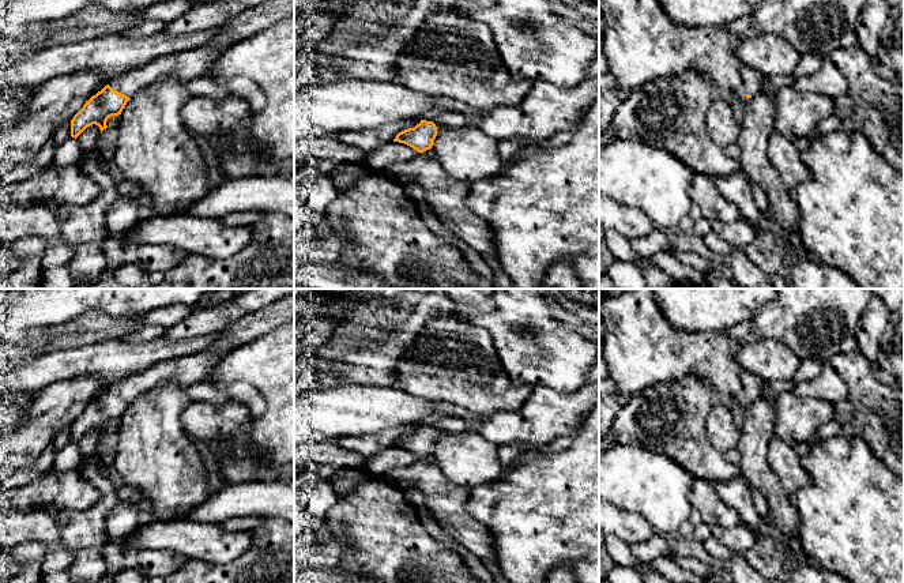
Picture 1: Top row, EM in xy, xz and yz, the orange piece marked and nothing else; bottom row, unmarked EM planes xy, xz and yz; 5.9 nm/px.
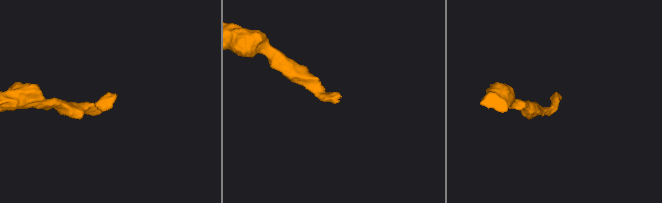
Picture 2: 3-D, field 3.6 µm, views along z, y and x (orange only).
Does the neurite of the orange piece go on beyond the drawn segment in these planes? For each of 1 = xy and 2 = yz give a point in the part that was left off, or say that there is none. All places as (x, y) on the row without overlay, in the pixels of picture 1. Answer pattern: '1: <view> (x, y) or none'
1: xy (185, 371)
2: yz (752, 384)

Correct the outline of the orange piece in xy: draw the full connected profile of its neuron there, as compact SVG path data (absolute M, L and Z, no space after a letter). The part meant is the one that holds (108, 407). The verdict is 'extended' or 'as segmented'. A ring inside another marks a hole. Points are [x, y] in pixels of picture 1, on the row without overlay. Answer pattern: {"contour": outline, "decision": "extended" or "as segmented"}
{"contour": "M294 294L230 323L201 351L162 361L150 369L120 379L86 406L74 421L71 441L76 444L93 429L98 430L102 437L108 433L108 424L121 420L127 407L139 395L166 381L176 381L187 390L192 384L208 379L216 365L233 350L291 320L294 320Z", "decision": "extended"}

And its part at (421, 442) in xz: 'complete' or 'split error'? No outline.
complete

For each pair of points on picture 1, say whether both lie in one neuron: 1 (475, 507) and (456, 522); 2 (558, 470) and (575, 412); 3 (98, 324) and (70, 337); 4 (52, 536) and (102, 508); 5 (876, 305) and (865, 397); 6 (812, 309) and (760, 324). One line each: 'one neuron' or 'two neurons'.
1: two neurons
2: two neurons
3: one neuron
4: two neurons
5: two neurons
6: one neuron

